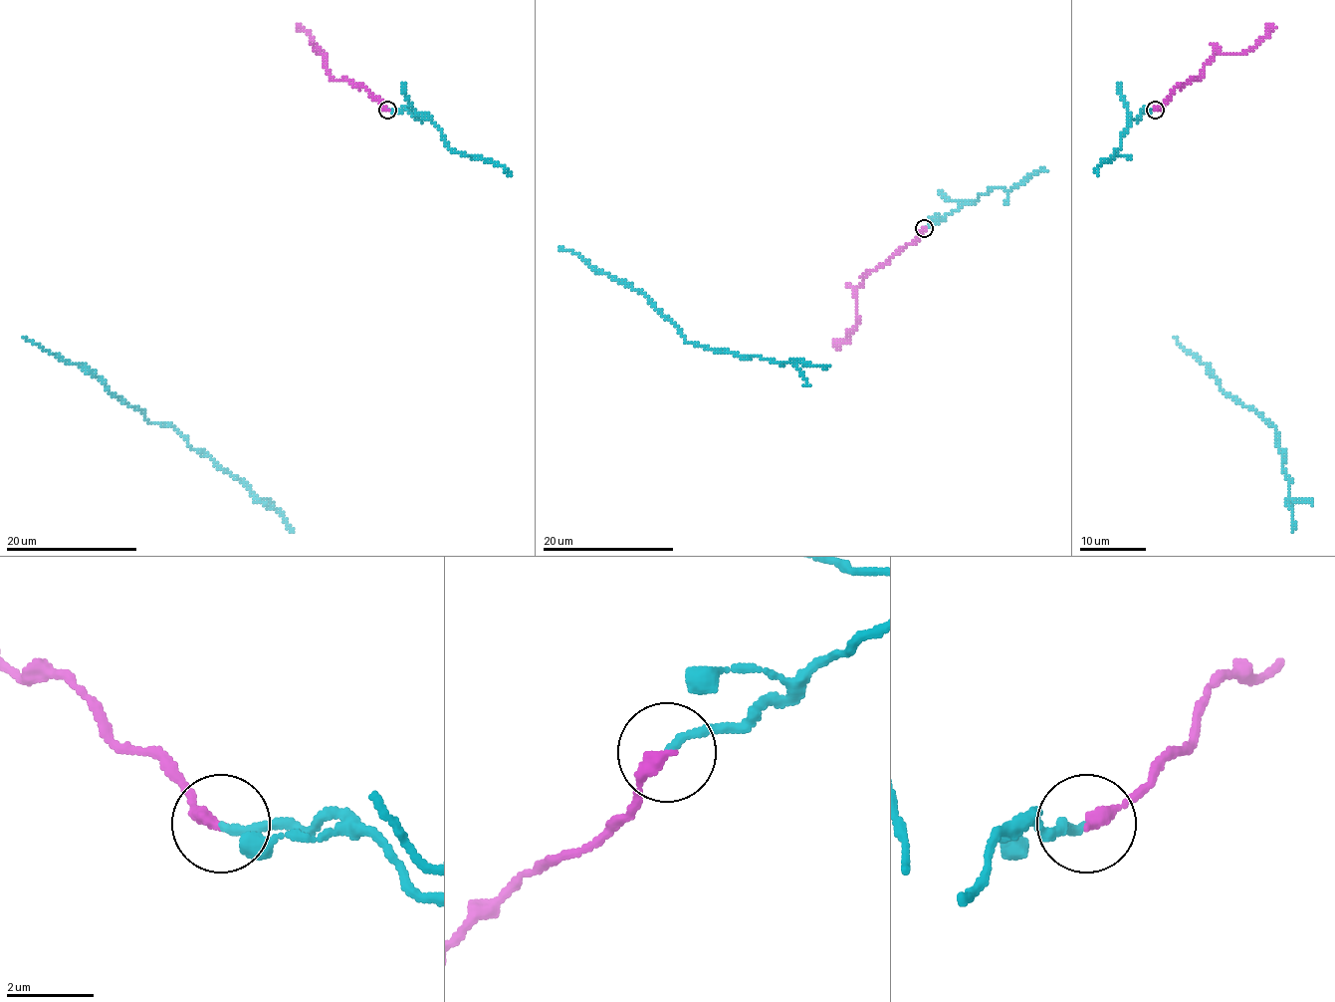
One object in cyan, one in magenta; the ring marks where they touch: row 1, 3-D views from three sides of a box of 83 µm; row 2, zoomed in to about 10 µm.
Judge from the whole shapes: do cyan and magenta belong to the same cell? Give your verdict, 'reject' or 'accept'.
accept

